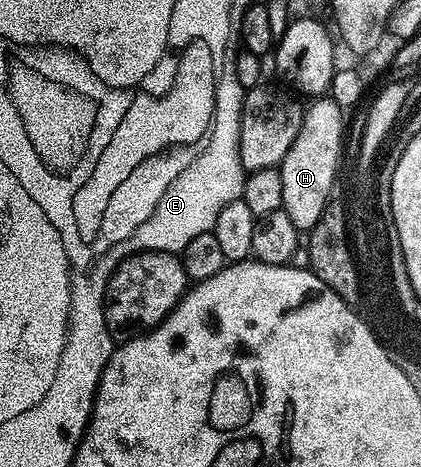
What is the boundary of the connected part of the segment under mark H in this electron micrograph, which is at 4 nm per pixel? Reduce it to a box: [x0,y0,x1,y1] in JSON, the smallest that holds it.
[277,96,345,232]

